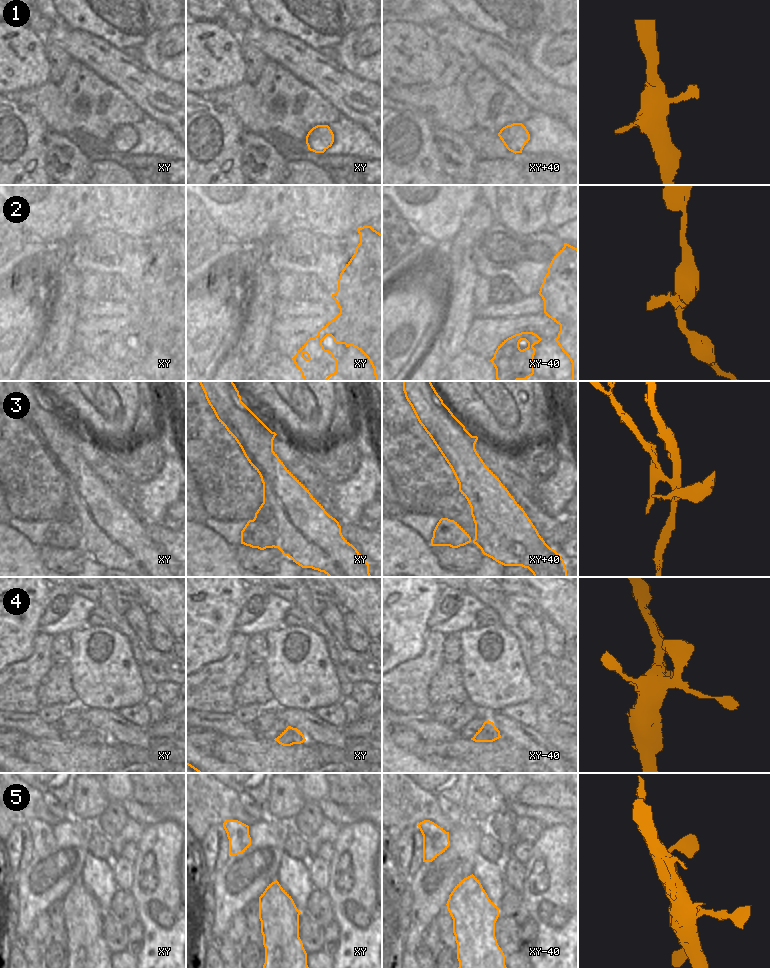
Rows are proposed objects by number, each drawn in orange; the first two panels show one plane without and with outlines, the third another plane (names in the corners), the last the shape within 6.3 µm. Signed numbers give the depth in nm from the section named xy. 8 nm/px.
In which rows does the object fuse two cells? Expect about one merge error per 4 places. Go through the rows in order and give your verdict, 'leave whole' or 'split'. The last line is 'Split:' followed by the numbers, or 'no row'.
1: leave whole
2: leave whole
3: split
4: leave whole
5: leave whole
Split: 3

